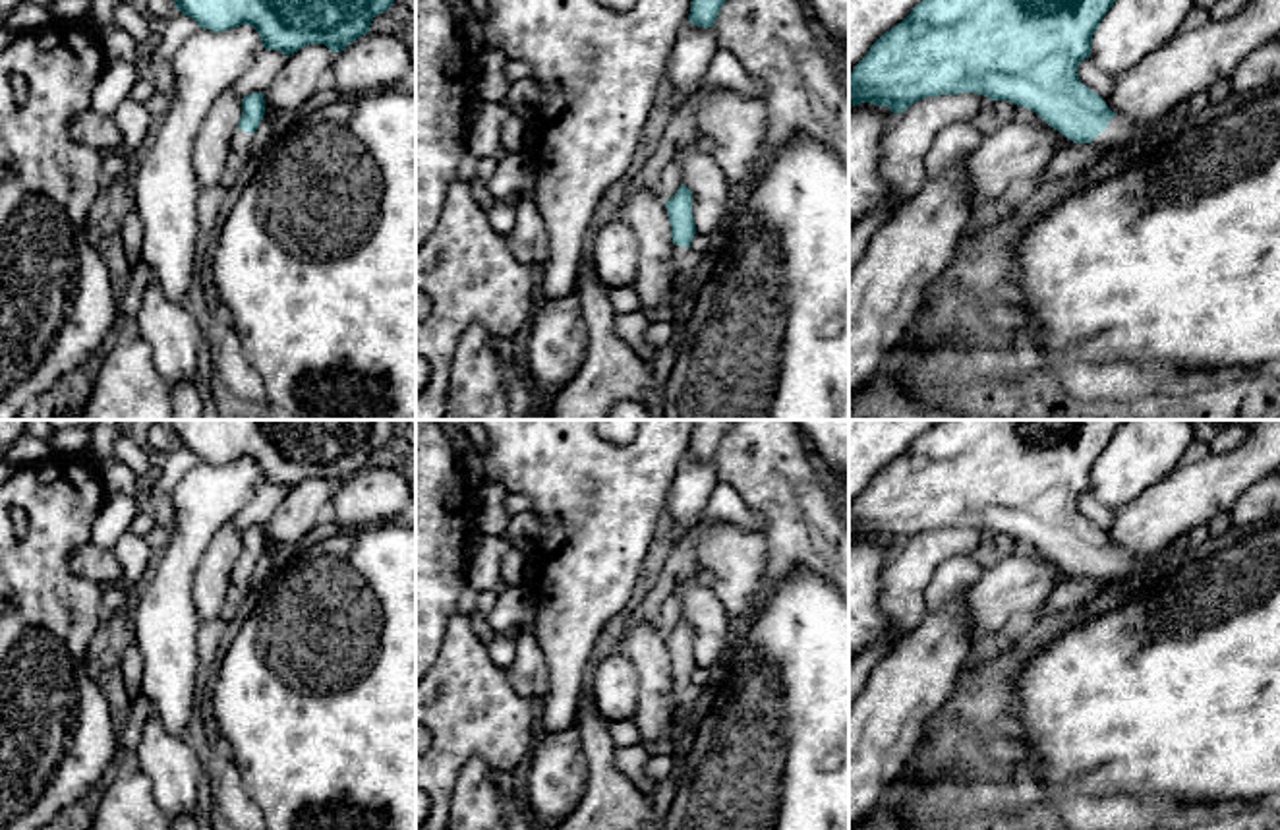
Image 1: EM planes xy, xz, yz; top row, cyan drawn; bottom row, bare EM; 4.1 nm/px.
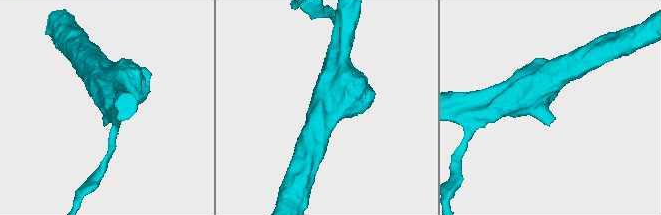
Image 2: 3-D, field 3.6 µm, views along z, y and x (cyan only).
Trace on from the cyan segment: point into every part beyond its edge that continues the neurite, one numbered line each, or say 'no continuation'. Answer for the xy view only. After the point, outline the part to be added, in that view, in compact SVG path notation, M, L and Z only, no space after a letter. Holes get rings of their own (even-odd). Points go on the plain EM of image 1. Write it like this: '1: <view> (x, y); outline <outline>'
1: xy (240, 573); outline M236 561L232 569L232 584L236 584L242 590L247 590L251 575L253 567L246 567L244 563Z

